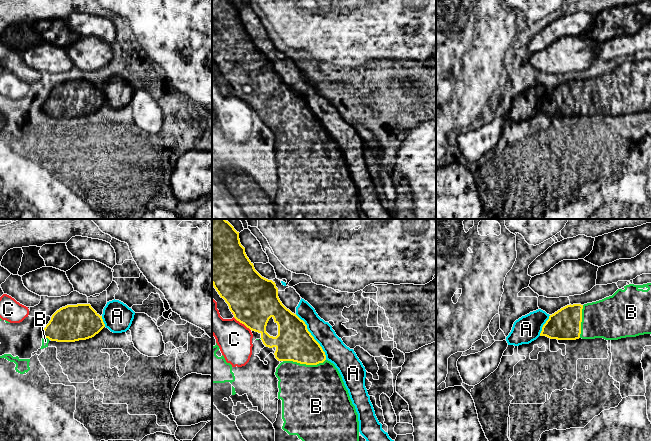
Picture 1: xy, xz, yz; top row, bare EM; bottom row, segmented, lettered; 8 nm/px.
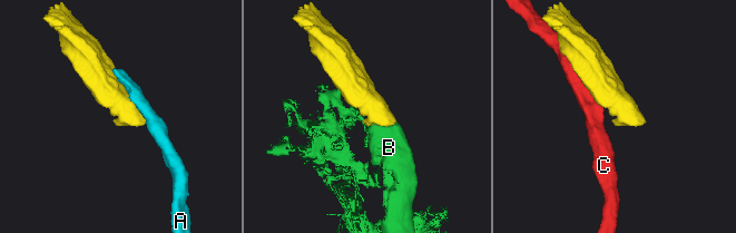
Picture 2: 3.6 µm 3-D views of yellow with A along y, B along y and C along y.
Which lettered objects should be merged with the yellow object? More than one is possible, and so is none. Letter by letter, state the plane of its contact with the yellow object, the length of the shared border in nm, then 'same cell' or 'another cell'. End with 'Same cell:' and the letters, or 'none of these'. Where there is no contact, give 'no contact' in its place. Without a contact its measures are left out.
A: xz | 440 nm | another cell
B: xz | 340 nm | same cell
C: xz | 180 nm | another cell
Same cell: B

